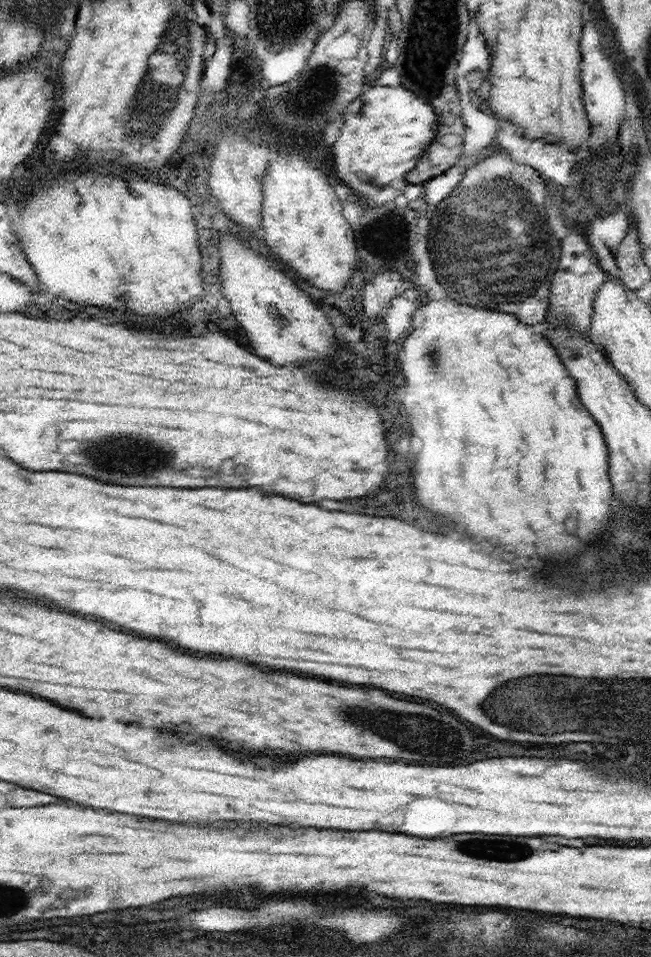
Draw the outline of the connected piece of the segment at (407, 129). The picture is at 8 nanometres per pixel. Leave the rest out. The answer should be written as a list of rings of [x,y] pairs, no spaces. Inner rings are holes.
[[[369,86],[369,90],[363,90],[349,106],[347,106],[347,114],[345,114],[345,122],[341,128],[339,138],[335,140],[333,148],[333,160],[335,160],[335,172],[341,178],[341,182],[345,186],[353,188],[369,188],[369,190],[353,190],[355,194],[359,194],[357,200],[365,200],[369,202],[379,202],[377,206],[385,204],[385,202],[393,202],[395,196],[399,196],[405,188],[405,174],[407,170],[411,170],[415,166],[415,162],[419,160],[419,154],[429,146],[429,142],[433,140],[437,132],[437,120],[435,114],[431,110],[431,106],[427,102],[423,102],[421,98],[415,98],[409,88],[399,86]]]

